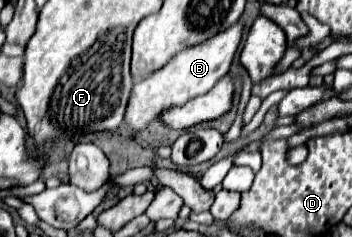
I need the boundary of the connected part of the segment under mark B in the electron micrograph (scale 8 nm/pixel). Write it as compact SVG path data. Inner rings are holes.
M240 18L238 24L232 24L226 28L226 32L212 36L212 40L206 40L206 44L196 44L194 48L184 48L166 64L166 68L160 68L158 72L150 74L148 78L142 78L134 84L132 96L126 108L126 122L130 128L146 128L150 122L154 122L160 112L164 112L170 106L182 106L186 100L192 100L194 96L204 94L210 90L222 76L228 74L232 58L240 46L244 32L244 20Z

